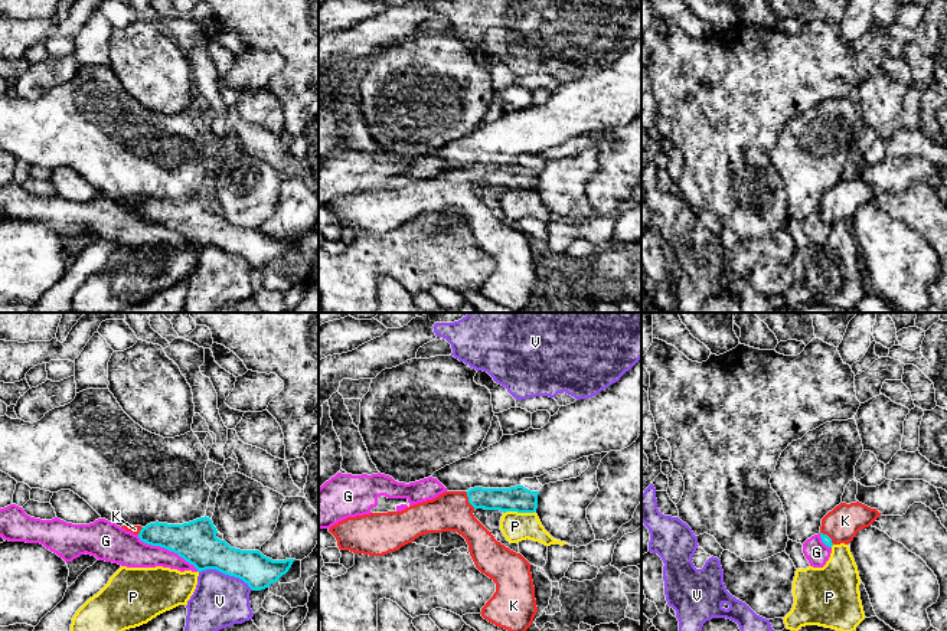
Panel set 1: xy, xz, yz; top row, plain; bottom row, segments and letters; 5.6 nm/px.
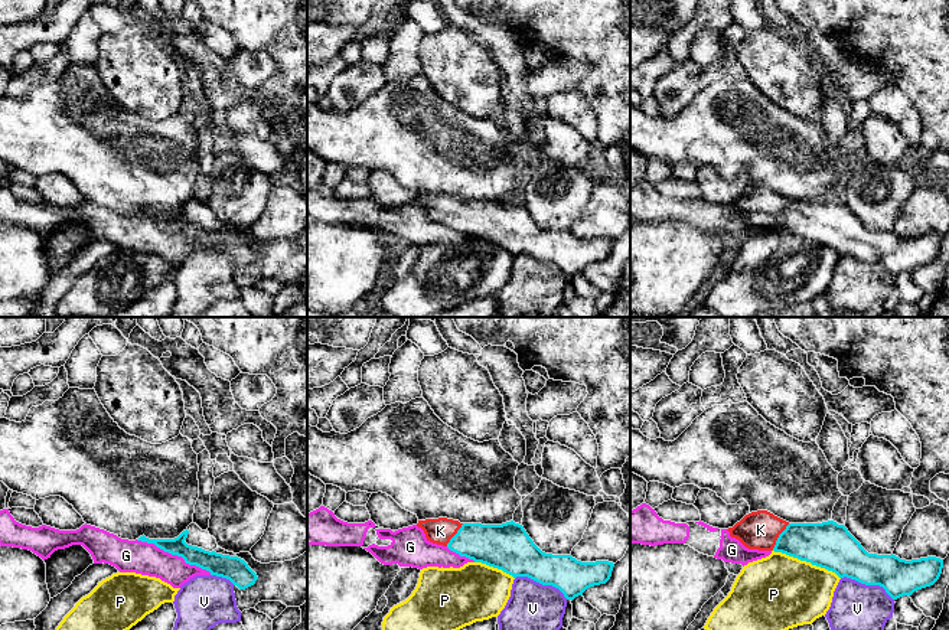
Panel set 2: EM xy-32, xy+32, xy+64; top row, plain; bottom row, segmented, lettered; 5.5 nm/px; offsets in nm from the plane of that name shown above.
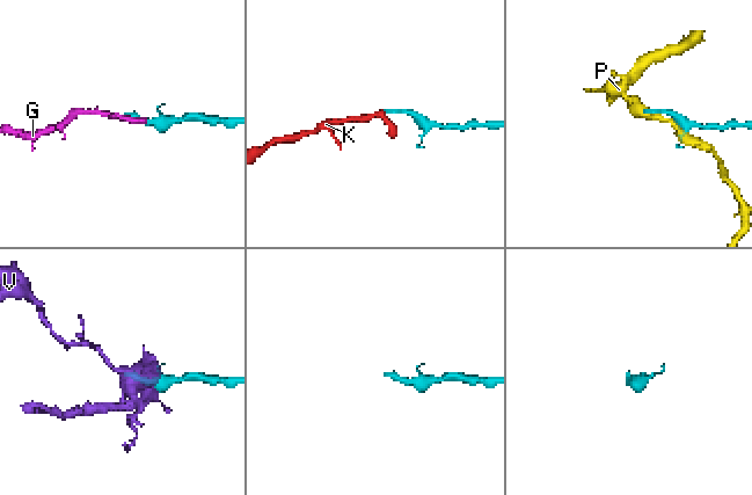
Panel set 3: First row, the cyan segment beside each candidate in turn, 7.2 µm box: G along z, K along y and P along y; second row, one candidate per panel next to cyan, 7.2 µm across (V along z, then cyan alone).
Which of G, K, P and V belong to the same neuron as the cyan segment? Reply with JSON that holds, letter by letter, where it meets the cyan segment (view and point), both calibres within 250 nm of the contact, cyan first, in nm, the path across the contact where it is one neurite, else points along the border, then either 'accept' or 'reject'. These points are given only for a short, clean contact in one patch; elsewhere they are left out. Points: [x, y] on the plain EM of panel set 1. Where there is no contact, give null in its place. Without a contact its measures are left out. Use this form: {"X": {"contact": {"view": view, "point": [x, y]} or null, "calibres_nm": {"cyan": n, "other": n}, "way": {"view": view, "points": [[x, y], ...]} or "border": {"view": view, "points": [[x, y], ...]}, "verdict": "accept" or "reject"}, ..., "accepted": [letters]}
{"G": {"contact": {"view": "xy", "point": [167, 226]}, "calibres_nm": {"cyan": 240, "other": 190}, "verdict": "reject"}, "K": {"contact": {"view": "xz", "point": [469, 177]}, "calibres_nm": {"cyan": 140, "other": 220}, "way": {"view": "xz", "points": [[513, 176], [469, 177], [450, 189]]}, "verdict": "accept"}, "P": {"contact": {"view": "xz", "point": [518, 189]}, "calibres_nm": {"cyan": 140, "other": 160}, "border": {"view": "xz", "points": [[534, 189], [503, 190]]}, "verdict": "reject"}, "V": {"contact": {"view": "xy", "point": [227, 251]}, "calibres_nm": {"cyan": 240, "other": 300}, "verdict": "reject"}, "accepted": ["K"]}

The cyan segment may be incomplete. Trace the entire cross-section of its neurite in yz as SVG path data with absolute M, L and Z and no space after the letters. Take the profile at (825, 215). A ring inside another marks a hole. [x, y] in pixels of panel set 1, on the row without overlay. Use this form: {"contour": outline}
{"contour": "M859 179L840 180L822 196L820 215L822 219L832 225L833 222L850 220L856 210L869 205L881 190Z"}

